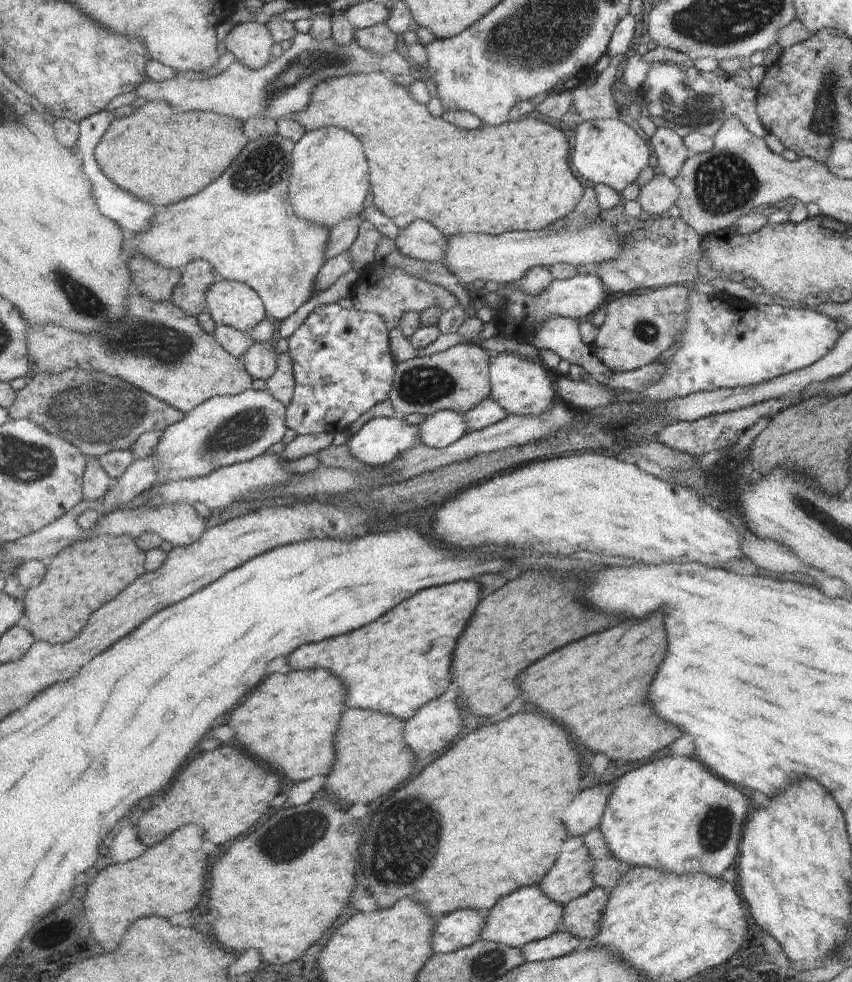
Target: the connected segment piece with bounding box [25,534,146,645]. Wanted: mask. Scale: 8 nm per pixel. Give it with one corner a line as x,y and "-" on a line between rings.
97,535
83,542
75,542
73,546
65,548
57,556
48,560
47,574
43,584
27,591
26,614
31,622
31,632
41,641
52,645
62,645
79,638
85,632
89,616
99,610
103,604
113,600
125,588
139,580
146,573
146,552
137,546
132,536
105,536

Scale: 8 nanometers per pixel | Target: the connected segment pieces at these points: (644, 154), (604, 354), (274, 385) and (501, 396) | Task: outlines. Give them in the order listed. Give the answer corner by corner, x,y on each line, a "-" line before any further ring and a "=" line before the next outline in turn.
621,119
584,121
576,126
574,137
575,170
594,184
603,183
621,193
629,184
638,182
641,172
650,166
653,149
638,129
=
682,285
657,288
647,294
624,294
606,304
606,317
599,327
599,336
592,344
594,355
615,372
633,372
658,361
659,356
677,344
681,332
689,324
689,291
=
289,351
278,355
277,372
266,380
266,390
272,393
277,400
288,406
292,403
296,380
293,370
293,359
=
502,352
492,354
489,359
491,398
505,407
509,414
527,416
543,415
558,400
556,391
556,374
542,362
539,364
531,358

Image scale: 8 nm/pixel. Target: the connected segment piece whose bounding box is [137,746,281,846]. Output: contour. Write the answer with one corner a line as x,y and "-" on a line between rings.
223,746
219,750
197,756
185,766
165,800
155,806
155,810
151,808
137,824
139,840
145,846
159,844
185,825
201,824
201,828
205,828
205,836
209,836
209,842
223,846
251,830
269,810
269,802
279,794
279,790
281,780
275,772
259,766
239,750

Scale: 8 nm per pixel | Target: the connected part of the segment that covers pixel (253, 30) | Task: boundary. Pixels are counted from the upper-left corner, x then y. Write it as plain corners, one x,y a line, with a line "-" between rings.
253,21
232,25
223,42
223,49
231,52
237,62
249,65
253,70
265,68
274,58
272,48
276,44
267,25

